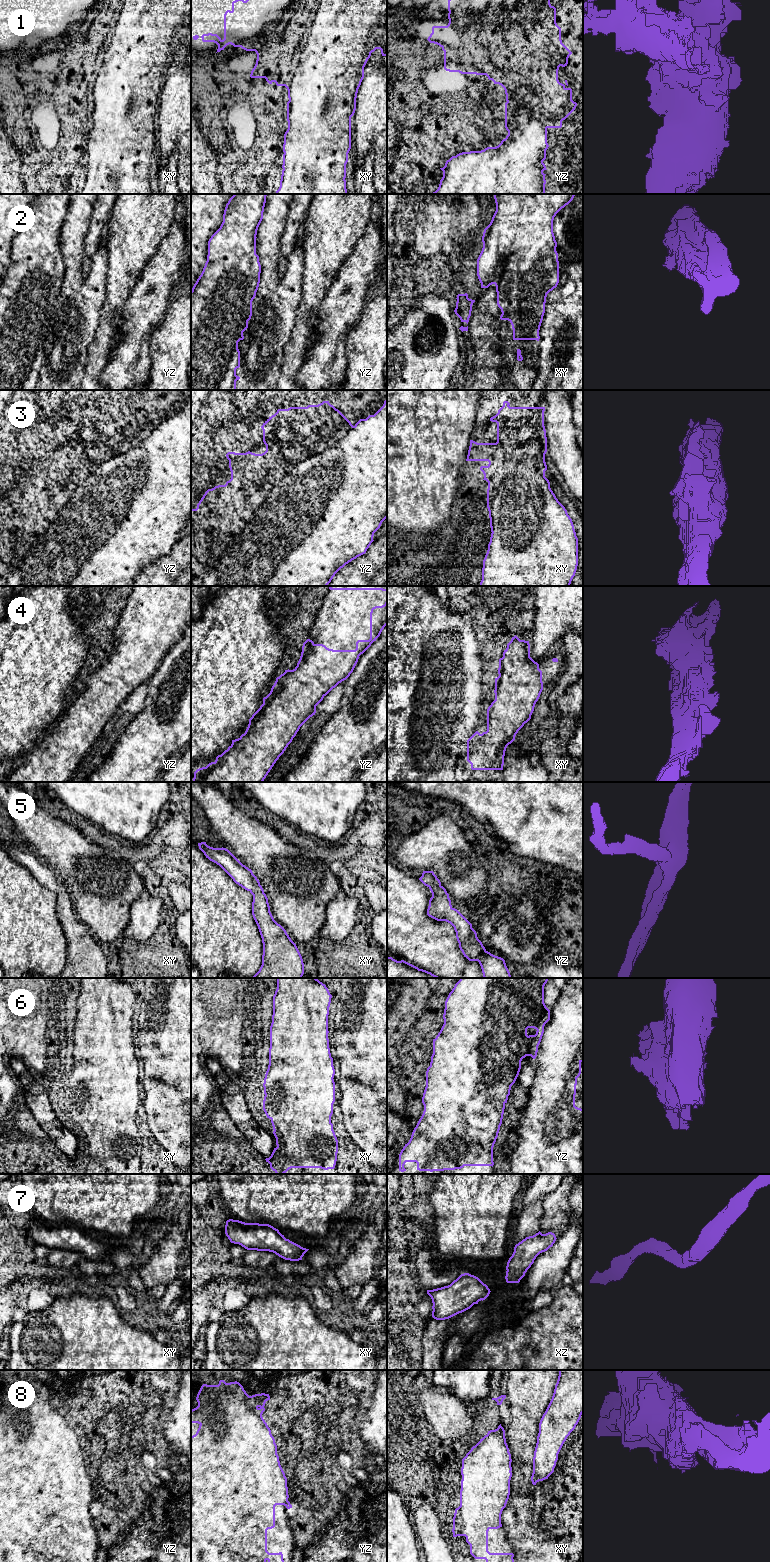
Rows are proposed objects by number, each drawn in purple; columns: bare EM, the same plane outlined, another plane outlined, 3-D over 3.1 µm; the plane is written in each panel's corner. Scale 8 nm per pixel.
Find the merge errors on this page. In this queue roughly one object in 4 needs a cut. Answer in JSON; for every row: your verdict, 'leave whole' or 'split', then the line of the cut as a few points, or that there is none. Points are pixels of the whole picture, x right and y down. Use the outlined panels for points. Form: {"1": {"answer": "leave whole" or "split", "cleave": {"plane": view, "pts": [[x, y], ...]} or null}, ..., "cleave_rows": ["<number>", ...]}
{"1": {"answer": "leave whole", "cleave": null}, "2": {"answer": "leave whole", "cleave": null}, "3": {"answer": "leave whole", "cleave": null}, "4": {"answer": "leave whole", "cleave": null}, "5": {"answer": "leave whole", "cleave": null}, "6": {"answer": "leave whole", "cleave": null}, "7": {"answer": "leave whole", "cleave": null}, "8": {"answer": "leave whole", "cleave": null}, "cleave_rows": []}

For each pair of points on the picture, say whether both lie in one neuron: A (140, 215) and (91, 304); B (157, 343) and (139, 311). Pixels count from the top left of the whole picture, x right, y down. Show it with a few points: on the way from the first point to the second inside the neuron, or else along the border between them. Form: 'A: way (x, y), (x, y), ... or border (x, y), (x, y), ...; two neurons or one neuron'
A: border (106, 253), (106, 297), (103, 300); two neurons
B: border (165, 314), (150, 337), (150, 357); two neurons

